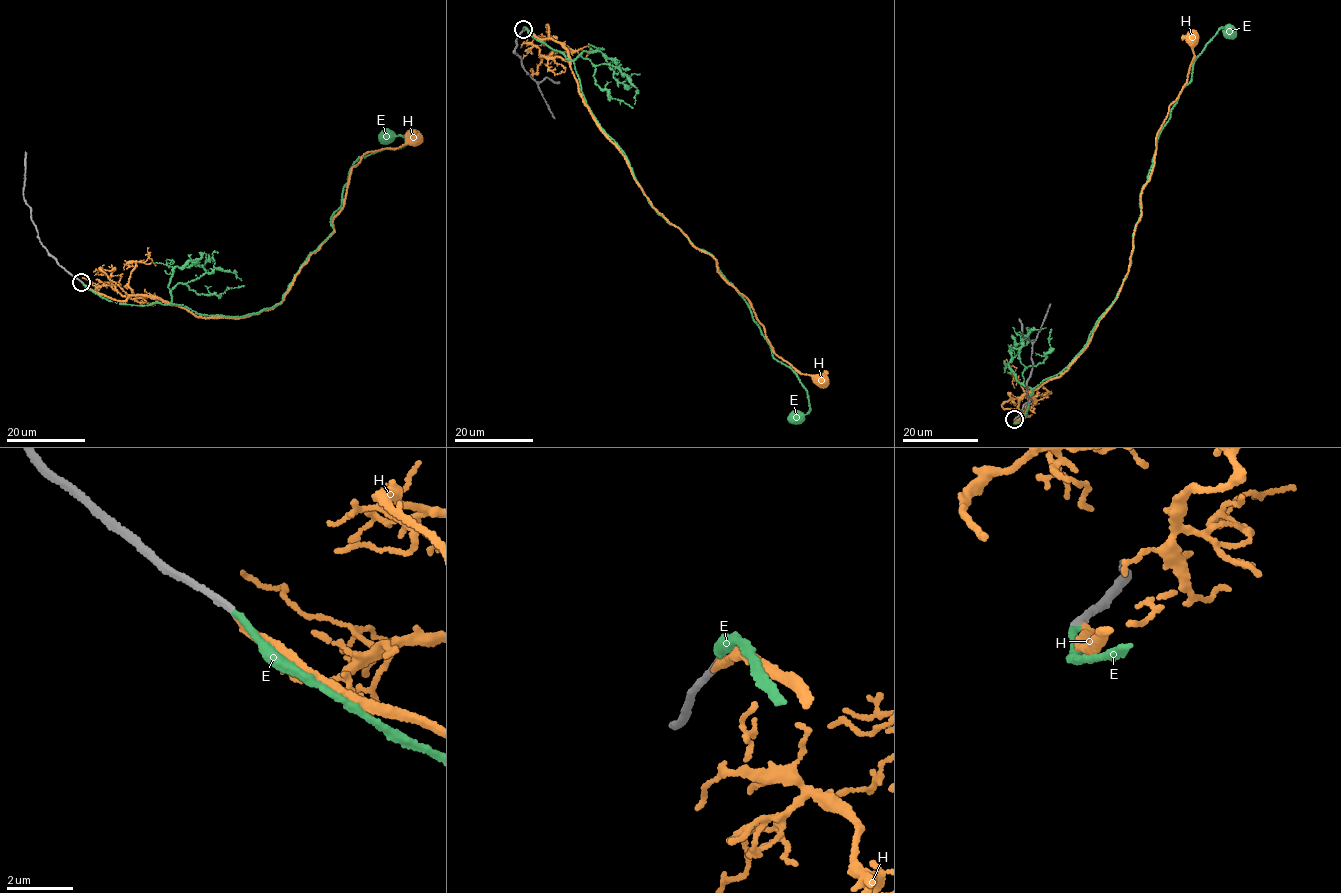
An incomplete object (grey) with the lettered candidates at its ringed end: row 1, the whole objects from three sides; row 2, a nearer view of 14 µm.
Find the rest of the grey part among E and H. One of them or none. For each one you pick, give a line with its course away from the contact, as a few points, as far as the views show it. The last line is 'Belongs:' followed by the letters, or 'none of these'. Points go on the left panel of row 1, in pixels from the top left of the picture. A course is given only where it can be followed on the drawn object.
E: course (81, 282), (119, 303), (233, 318), (270, 309), (333, 231), (353, 162), (404, 145), (389, 136)
Belongs: E

